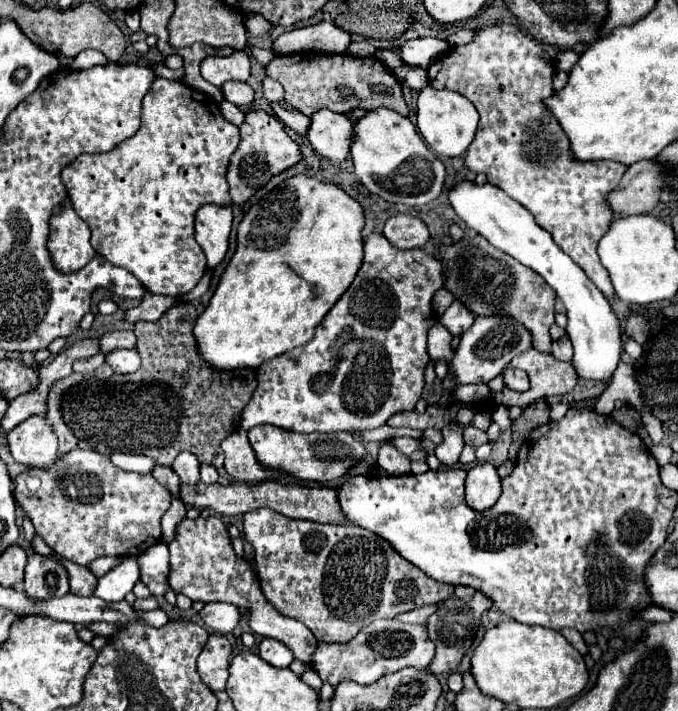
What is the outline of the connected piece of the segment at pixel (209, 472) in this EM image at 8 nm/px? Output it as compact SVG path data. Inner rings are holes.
M202 463L200 465L200 477L202 477L202 483L216 483L218 481L218 471L216 471L214 465Z

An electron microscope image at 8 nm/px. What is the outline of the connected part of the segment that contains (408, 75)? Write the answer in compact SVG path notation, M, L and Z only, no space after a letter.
M410 67L396 69L394 75L396 75L402 83L406 83L408 87L412 87L412 89L422 89L422 87L426 85L426 81L428 81L426 69L422 69L422 67L418 67L418 69L410 69Z

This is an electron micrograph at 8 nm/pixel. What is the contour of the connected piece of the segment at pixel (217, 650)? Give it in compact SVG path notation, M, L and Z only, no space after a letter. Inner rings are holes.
M212 633L198 655L198 673L212 691L222 691L228 679L228 657L232 647L224 635Z

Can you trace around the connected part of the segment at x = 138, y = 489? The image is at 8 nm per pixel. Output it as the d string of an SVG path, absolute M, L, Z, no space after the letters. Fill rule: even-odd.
M76 449L76 451L70 451L70 453L62 455L60 459L54 461L54 465L52 465L50 469L28 469L28 471L20 473L20 475L16 477L16 489L14 489L14 493L16 493L16 503L20 505L24 517L26 517L26 519L32 519L32 525L34 525L36 533L46 541L46 545L48 545L50 549L54 549L58 555L62 555L62 557L66 557L68 561L74 561L74 563L78 563L78 565L90 565L94 559L104 557L104 555L138 557L138 555L142 553L140 549L146 549L146 547L156 545L158 541L162 541L162 525L160 525L160 519L162 519L162 515L166 513L166 509L170 507L172 500L171 493L160 485L158 481L154 481L154 477L152 477L151 474L122 471L122 469L118 469L118 467L112 465L110 457L100 455L100 453L96 453L96 451L82 451L82 449ZM32 479L36 479L38 485L32 485Z

